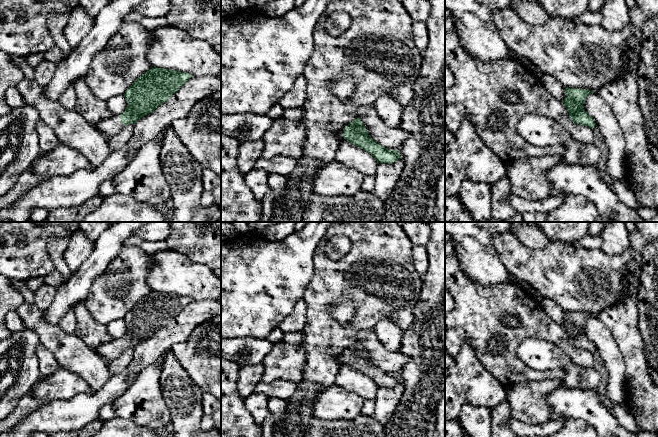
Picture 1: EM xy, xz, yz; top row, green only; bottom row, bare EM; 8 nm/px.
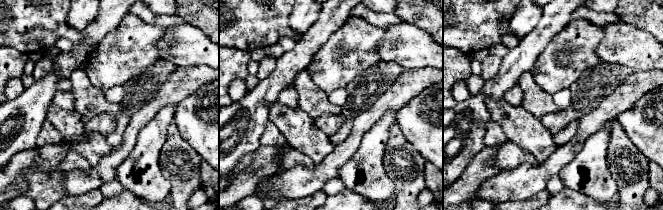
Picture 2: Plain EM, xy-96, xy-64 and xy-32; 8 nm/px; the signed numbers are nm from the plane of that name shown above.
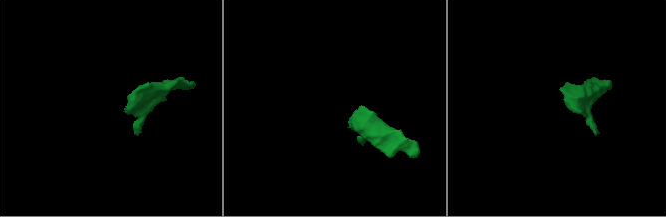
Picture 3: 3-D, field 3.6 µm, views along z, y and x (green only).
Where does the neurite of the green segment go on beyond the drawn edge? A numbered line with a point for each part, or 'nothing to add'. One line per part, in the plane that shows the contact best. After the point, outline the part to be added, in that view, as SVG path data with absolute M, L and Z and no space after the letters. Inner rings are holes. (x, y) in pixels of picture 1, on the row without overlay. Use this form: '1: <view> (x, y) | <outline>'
1: xz (339, 358) | M344 351L339 353L337 356L336 356L336 361L338 363L339 366L341 365L344 365L344 361L343 361L343 355L344 355Z

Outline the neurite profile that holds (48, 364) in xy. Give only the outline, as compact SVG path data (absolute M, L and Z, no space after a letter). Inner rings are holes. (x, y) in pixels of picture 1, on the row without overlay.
M42 344L38 345L36 354L39 360L39 371L42 377L53 374L60 365L55 356Z

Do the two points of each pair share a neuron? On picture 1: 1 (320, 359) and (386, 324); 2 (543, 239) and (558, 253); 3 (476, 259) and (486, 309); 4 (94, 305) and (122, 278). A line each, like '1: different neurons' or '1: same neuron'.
1: different neurons
2: different neurons
3: different neurons
4: same neuron

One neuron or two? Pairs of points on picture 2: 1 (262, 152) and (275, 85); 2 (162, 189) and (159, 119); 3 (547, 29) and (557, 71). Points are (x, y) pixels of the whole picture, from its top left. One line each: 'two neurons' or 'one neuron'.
1: two neurons
2: one neuron
3: two neurons

